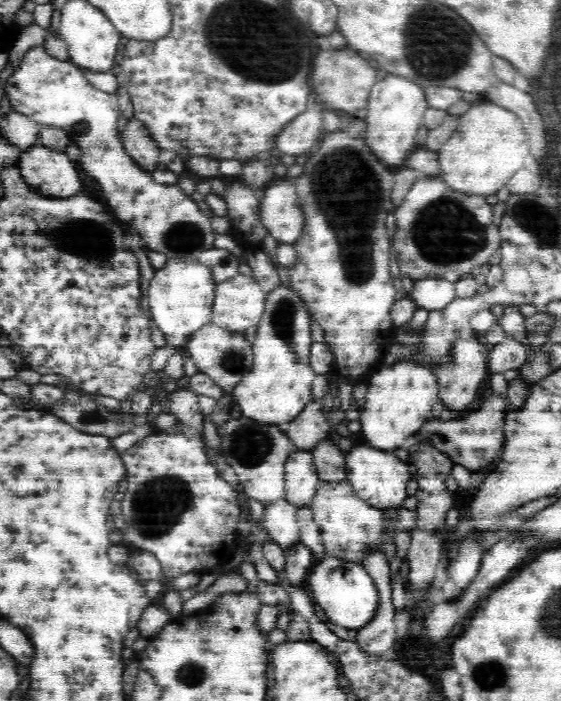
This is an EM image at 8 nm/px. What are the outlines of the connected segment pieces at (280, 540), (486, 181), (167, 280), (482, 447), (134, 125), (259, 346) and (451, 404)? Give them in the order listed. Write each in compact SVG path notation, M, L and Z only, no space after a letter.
M279 498L264 507L263 528L270 538L286 550L300 541L297 508L285 498Z
M493 102L488 104L472 104L464 114L458 116L458 129L438 150L439 176L454 192L490 196L505 186L513 174L524 166L524 158L530 154L528 140L522 122L513 112Z
M167 260L166 264L155 271L149 282L148 300L152 322L166 338L168 346L180 348L188 344L190 336L212 323L212 304L215 298L217 282L209 266L199 261L184 262L182 260Z
M494 395L485 399L478 410L471 412L466 417L450 420L428 418L413 436L416 440L429 442L455 464L471 470L484 468L490 465L502 452L503 428L508 412L507 397Z
M137 119L129 120L126 129L121 134L121 141L125 151L149 173L156 171L159 164L158 155L161 148L150 136L144 123Z
M277 286L267 292L265 313L256 328L252 370L233 389L241 414L262 424L283 427L313 401L312 388L318 375L310 364L313 346L311 314L303 298L290 287Z
M481 337L472 340L458 339L454 342L448 361L434 365L433 374L439 386L438 400L451 410L466 410L474 398L480 397L487 372L488 347Z

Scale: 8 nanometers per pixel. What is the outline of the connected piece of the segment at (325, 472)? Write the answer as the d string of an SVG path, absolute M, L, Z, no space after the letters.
M323 438L315 447L311 454L320 482L346 481L345 446L339 447L330 438Z

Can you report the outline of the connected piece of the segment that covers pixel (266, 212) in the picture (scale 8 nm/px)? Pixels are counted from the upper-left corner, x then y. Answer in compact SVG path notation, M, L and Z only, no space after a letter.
M292 182L266 186L259 207L263 225L278 242L293 244L301 236L305 216Z

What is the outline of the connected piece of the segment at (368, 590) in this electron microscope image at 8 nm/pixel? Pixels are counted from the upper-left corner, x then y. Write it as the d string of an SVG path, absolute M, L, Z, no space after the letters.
M324 557L307 576L304 587L312 599L316 599L328 621L348 629L366 626L380 604L377 586L360 562Z

